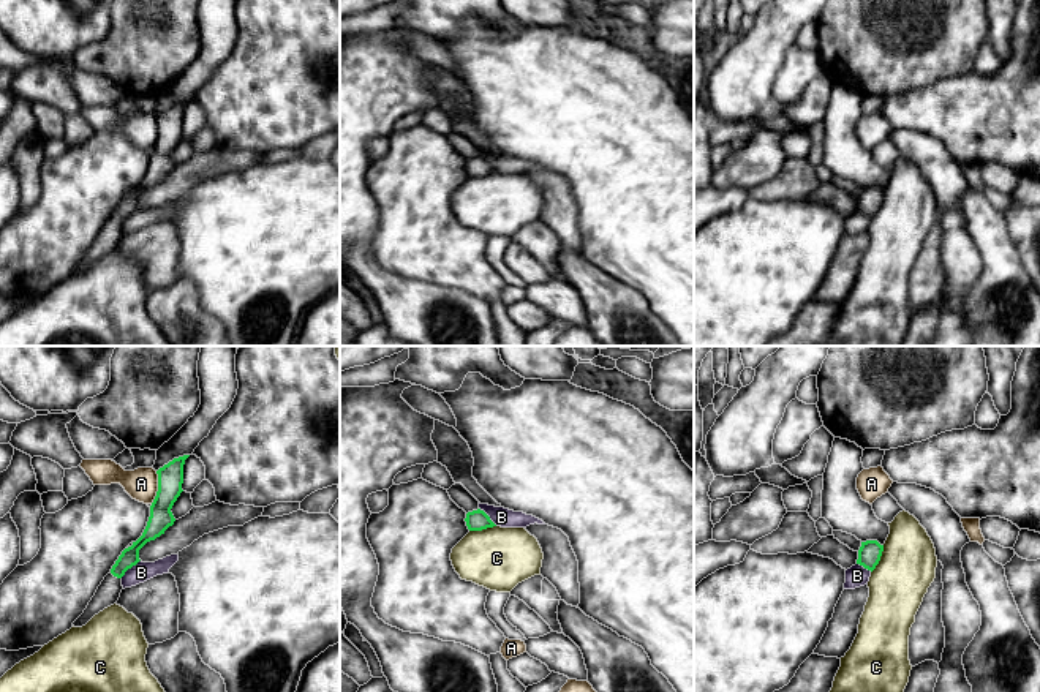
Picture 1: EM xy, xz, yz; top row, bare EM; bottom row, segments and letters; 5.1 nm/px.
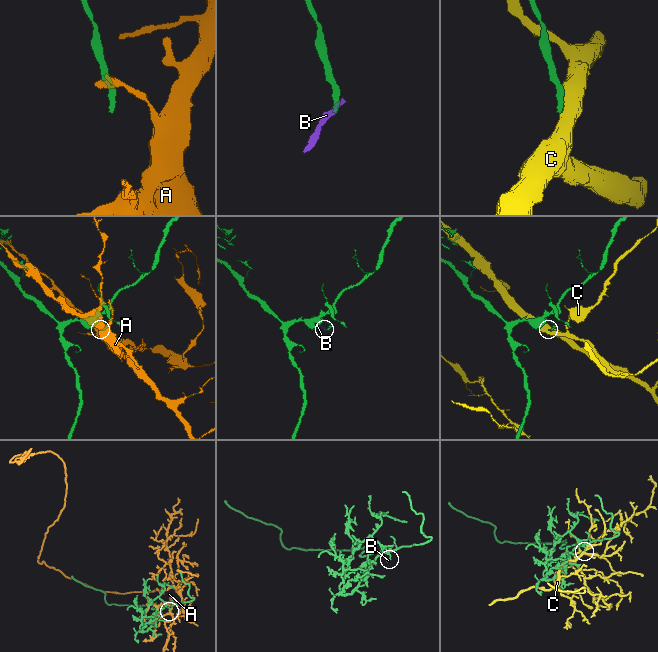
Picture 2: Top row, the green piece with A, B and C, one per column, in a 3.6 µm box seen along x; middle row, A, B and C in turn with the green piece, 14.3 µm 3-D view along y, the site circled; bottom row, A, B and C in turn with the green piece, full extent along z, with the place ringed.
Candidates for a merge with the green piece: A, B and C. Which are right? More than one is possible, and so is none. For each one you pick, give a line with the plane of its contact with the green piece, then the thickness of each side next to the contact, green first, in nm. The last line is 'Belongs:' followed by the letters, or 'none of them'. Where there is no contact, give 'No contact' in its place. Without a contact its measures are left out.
Belongs: none of them

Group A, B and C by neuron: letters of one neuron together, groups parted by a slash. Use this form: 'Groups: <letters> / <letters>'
Groups: A / B / C

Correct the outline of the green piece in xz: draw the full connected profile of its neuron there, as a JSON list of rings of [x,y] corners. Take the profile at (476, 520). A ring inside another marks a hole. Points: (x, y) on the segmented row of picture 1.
[[[480,509],[468,512],[465,521],[469,531],[482,531],[496,526]]]

